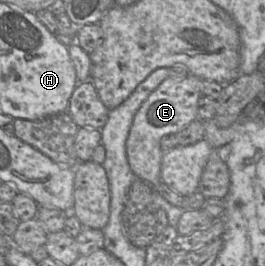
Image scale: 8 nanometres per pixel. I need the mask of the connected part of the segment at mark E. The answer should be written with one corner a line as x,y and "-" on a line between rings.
189,74
186,77
167,77
144,101
134,116
126,141
126,153
134,174
157,186
161,180
161,162
164,151
160,140
165,135
176,134
198,119
198,101
202,94
203,79

